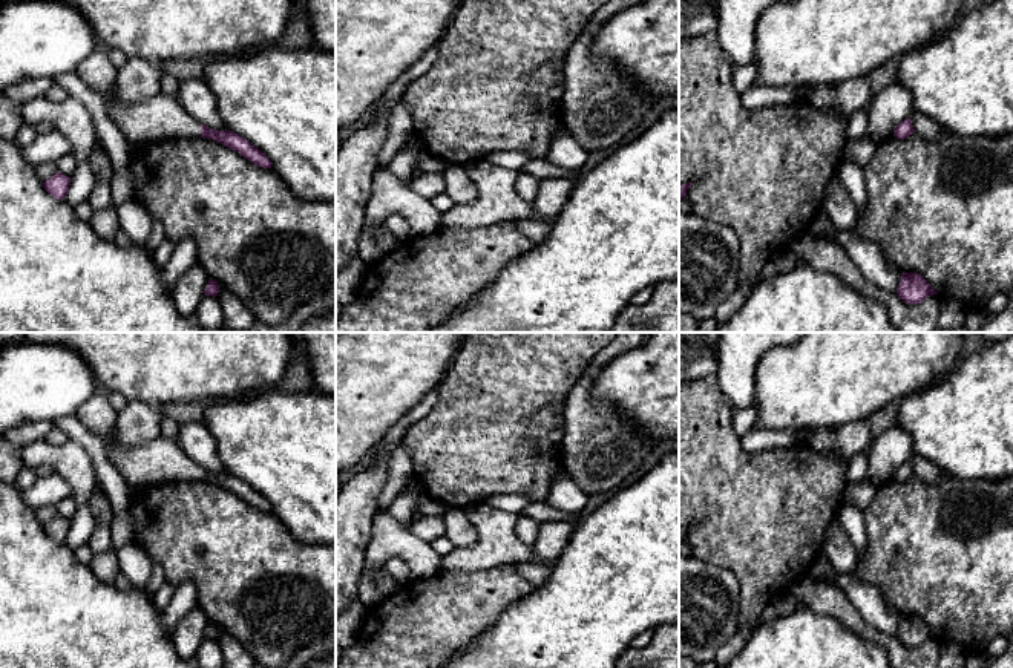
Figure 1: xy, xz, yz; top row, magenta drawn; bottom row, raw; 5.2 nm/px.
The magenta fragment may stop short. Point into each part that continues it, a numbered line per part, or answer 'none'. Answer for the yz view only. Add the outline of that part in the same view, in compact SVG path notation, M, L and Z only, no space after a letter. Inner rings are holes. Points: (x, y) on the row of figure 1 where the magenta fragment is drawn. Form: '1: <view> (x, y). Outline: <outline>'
none

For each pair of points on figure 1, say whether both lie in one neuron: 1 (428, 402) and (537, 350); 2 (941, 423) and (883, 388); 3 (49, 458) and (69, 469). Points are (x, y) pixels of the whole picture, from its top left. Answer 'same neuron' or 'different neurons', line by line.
1: different neurons
2: different neurons
3: same neuron

